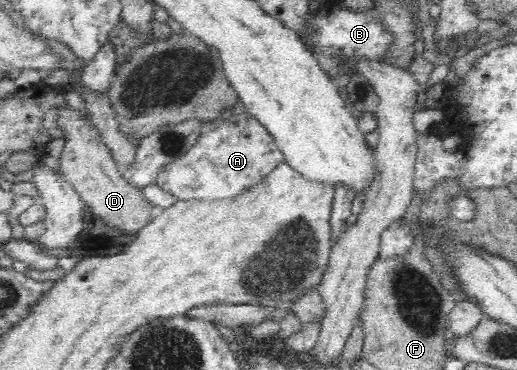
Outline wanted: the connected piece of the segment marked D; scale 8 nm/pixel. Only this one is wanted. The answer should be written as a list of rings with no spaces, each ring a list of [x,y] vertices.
[[[67,108],[57,118],[59,128],[64,132],[66,145],[59,157],[59,173],[79,193],[85,206],[90,206],[107,226],[121,230],[127,236],[136,236],[147,226],[158,212],[157,206],[149,201],[141,187],[123,178],[121,168],[113,158],[111,150],[102,142],[101,133],[89,122],[89,113]]]

